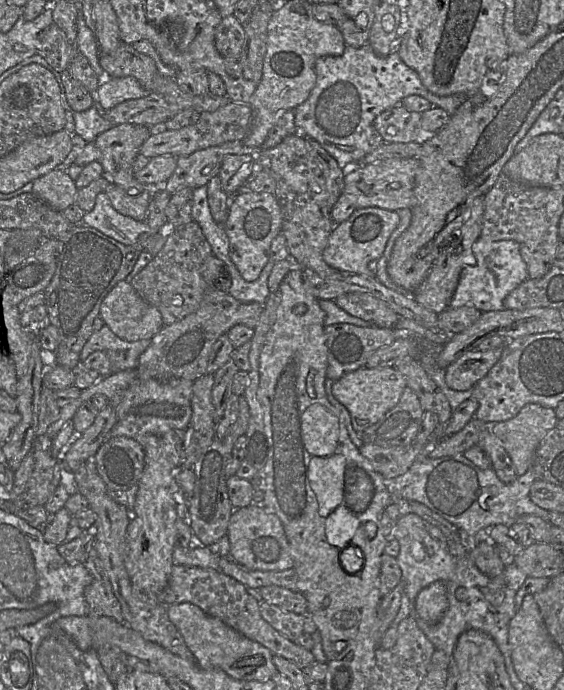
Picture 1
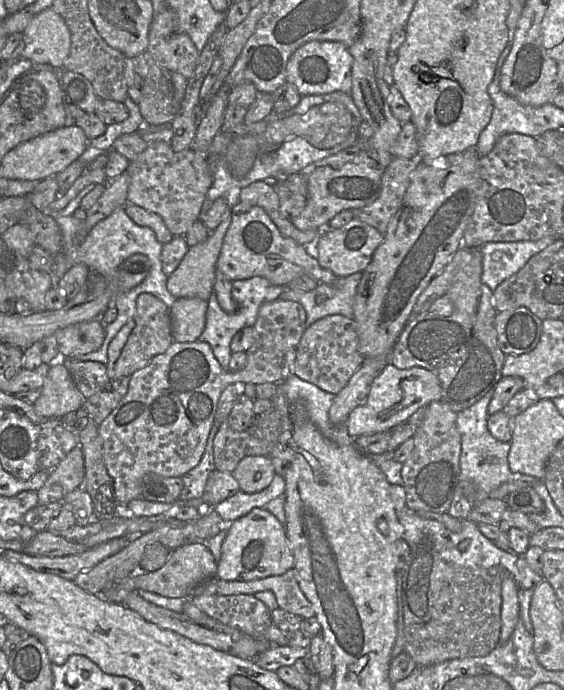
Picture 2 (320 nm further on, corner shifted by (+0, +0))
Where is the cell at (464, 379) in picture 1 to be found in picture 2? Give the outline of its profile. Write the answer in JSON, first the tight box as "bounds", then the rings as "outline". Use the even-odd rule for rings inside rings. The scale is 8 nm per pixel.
{"bounds":[345,363,441,438],"outline":[[[388,363],[380,375],[372,382],[363,403],[349,413],[345,425],[348,434],[353,438],[390,431],[419,408],[440,399],[441,384],[435,373],[418,366],[399,369]]]}

